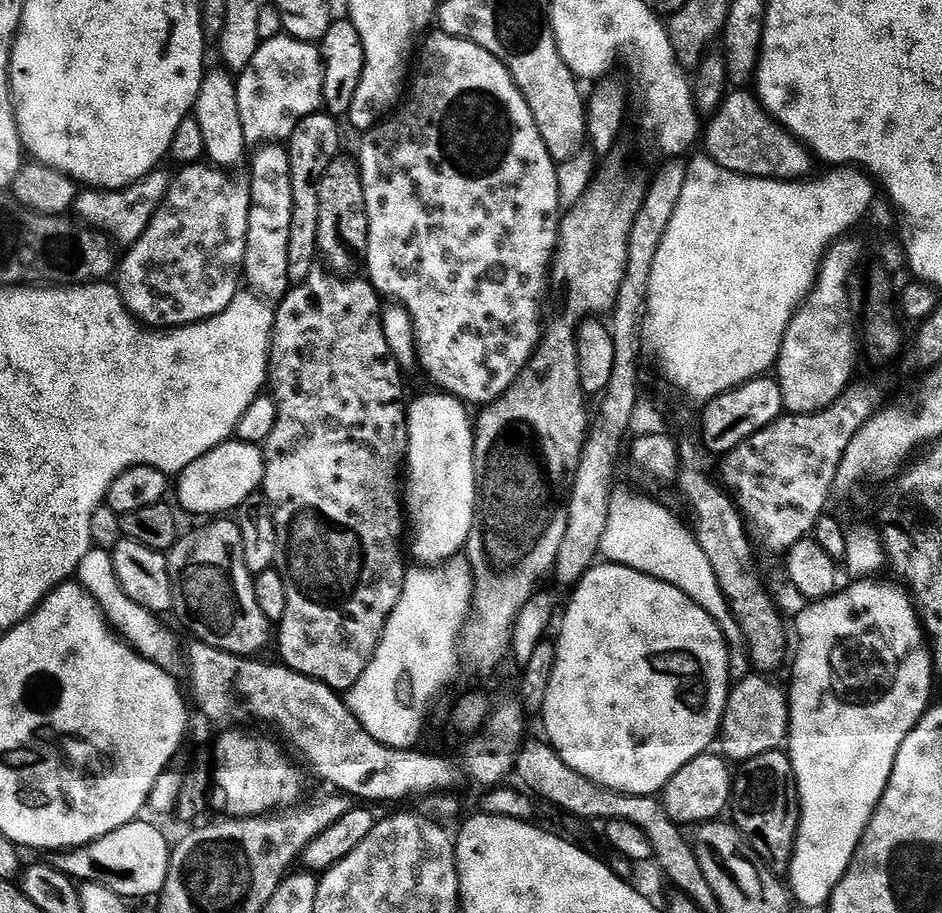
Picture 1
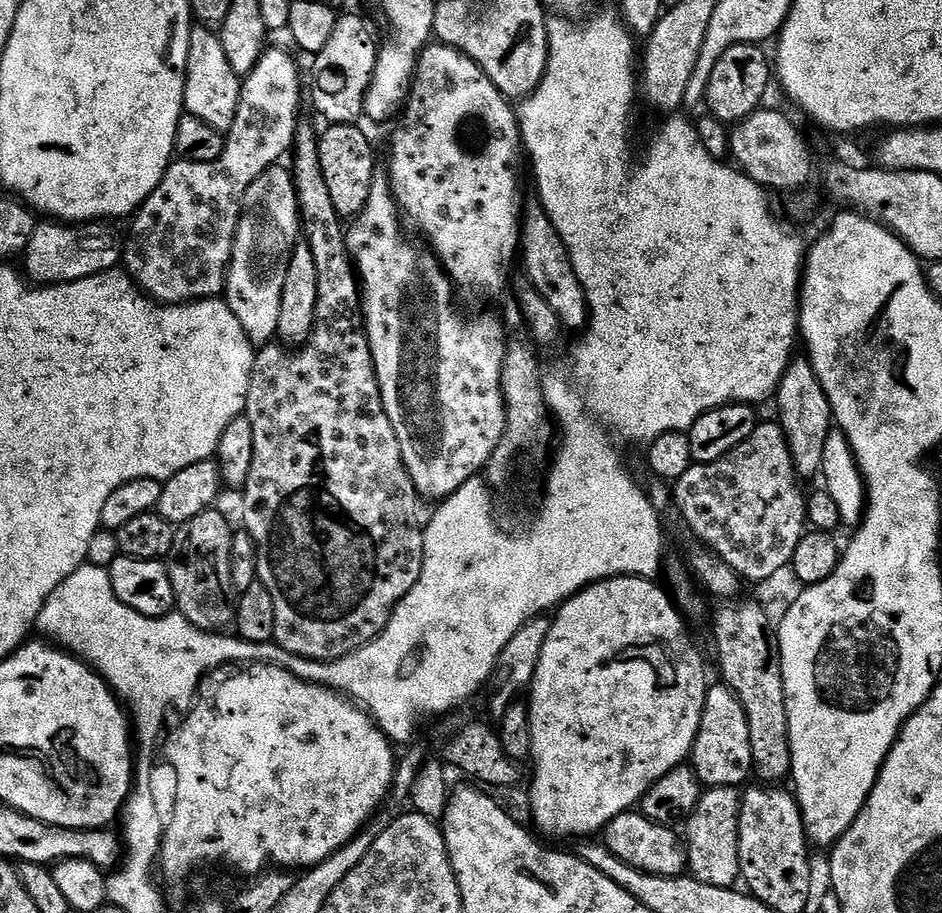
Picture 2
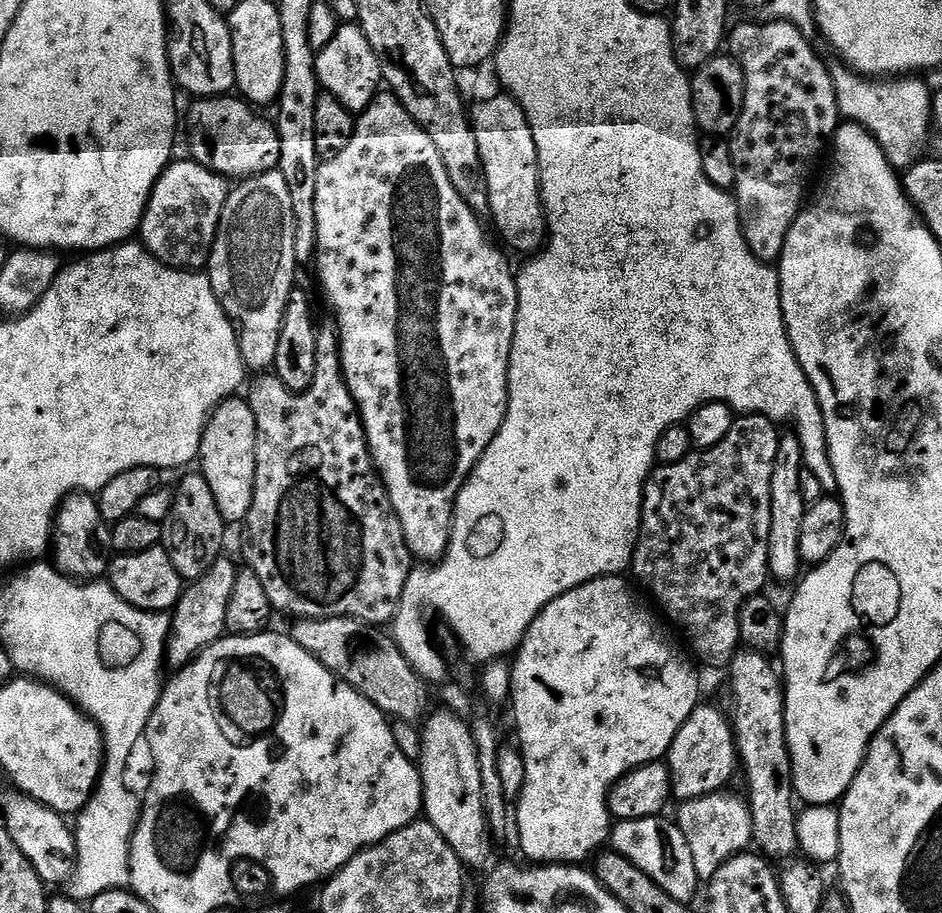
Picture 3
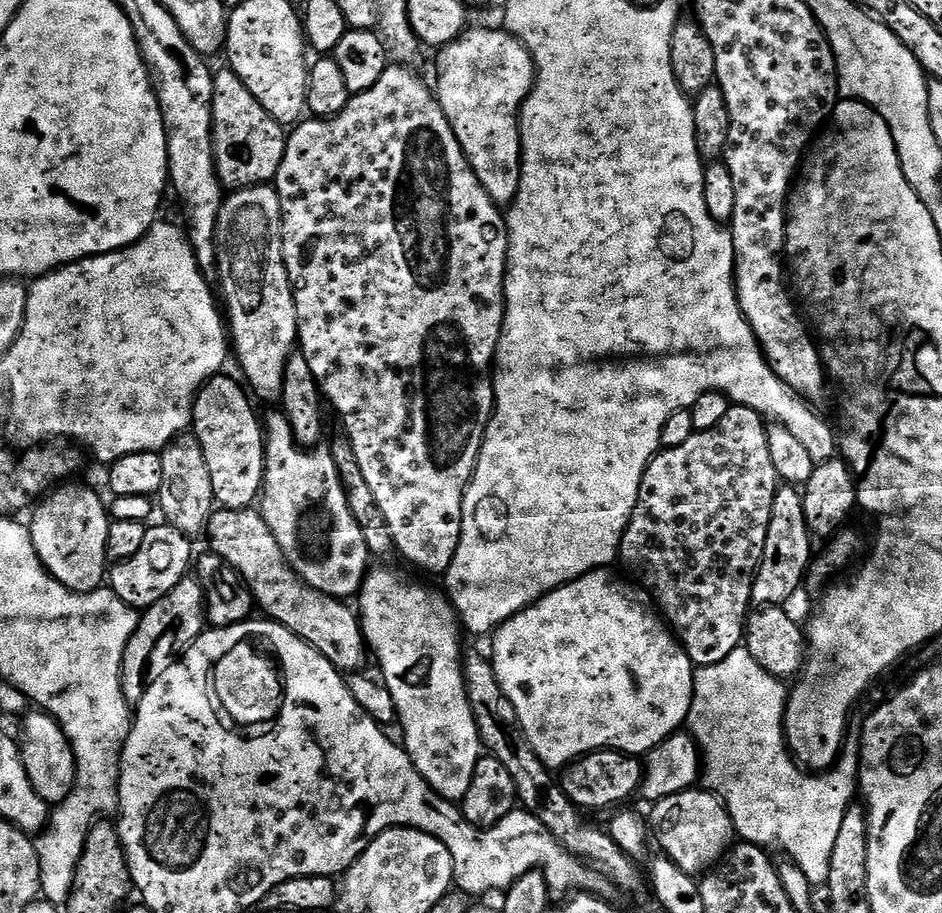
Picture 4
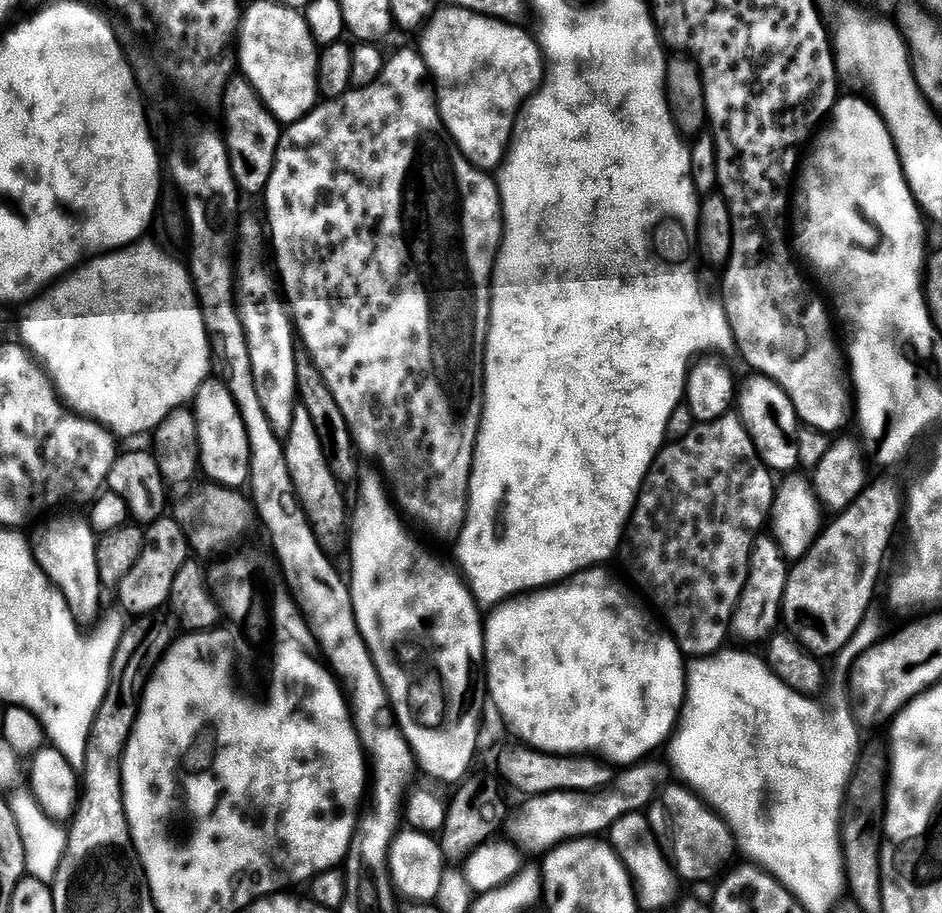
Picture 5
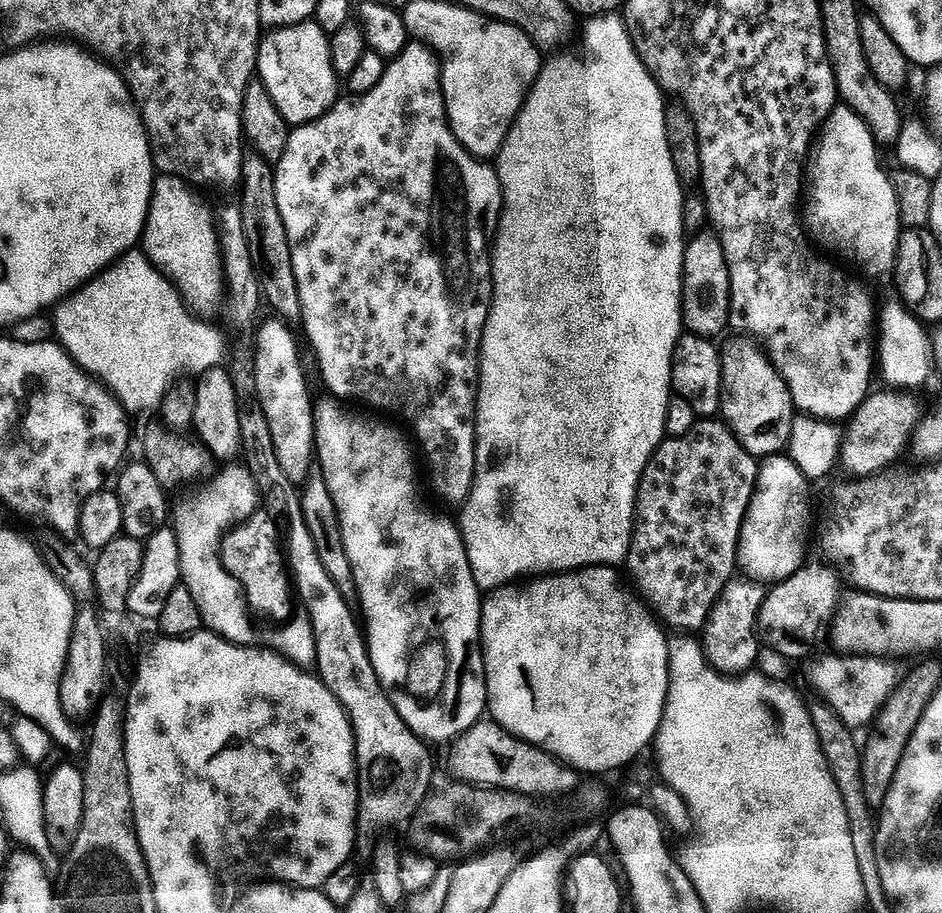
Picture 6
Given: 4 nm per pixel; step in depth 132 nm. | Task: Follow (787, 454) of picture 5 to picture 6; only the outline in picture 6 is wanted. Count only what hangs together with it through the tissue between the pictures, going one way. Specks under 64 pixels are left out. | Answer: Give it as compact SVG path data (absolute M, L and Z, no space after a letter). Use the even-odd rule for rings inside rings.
M729 335L719 345L721 398L719 415L746 451L757 458L779 456L789 447L794 405L792 395L759 339Z

